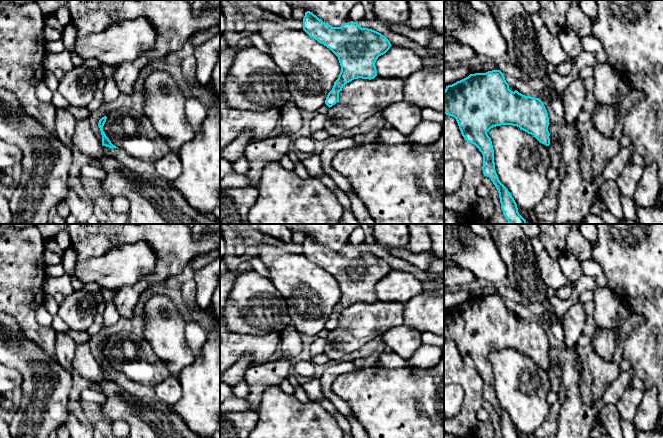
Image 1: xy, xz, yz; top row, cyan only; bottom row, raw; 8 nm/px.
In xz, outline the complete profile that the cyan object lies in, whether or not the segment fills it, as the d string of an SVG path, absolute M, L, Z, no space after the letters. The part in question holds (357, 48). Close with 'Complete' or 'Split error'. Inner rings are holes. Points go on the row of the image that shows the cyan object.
M310 11L305 12L303 30L338 57L341 72L326 97L329 108L339 102L339 92L347 83L358 78L374 79L376 60L392 46L384 35L362 28L357 22L332 27Z. Complete

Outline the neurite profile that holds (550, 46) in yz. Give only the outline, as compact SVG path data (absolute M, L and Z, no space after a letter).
M545 25L537 30L537 40L542 56L548 64L557 66L567 60L557 34L552 34Z

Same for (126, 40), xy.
M139 17L116 22L97 33L78 36L74 52L83 60L97 59L102 64L118 66L137 59L154 47L155 41L153 25Z

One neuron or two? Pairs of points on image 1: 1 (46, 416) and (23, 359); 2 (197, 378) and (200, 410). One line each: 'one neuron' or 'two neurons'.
1: one neuron
2: one neuron

